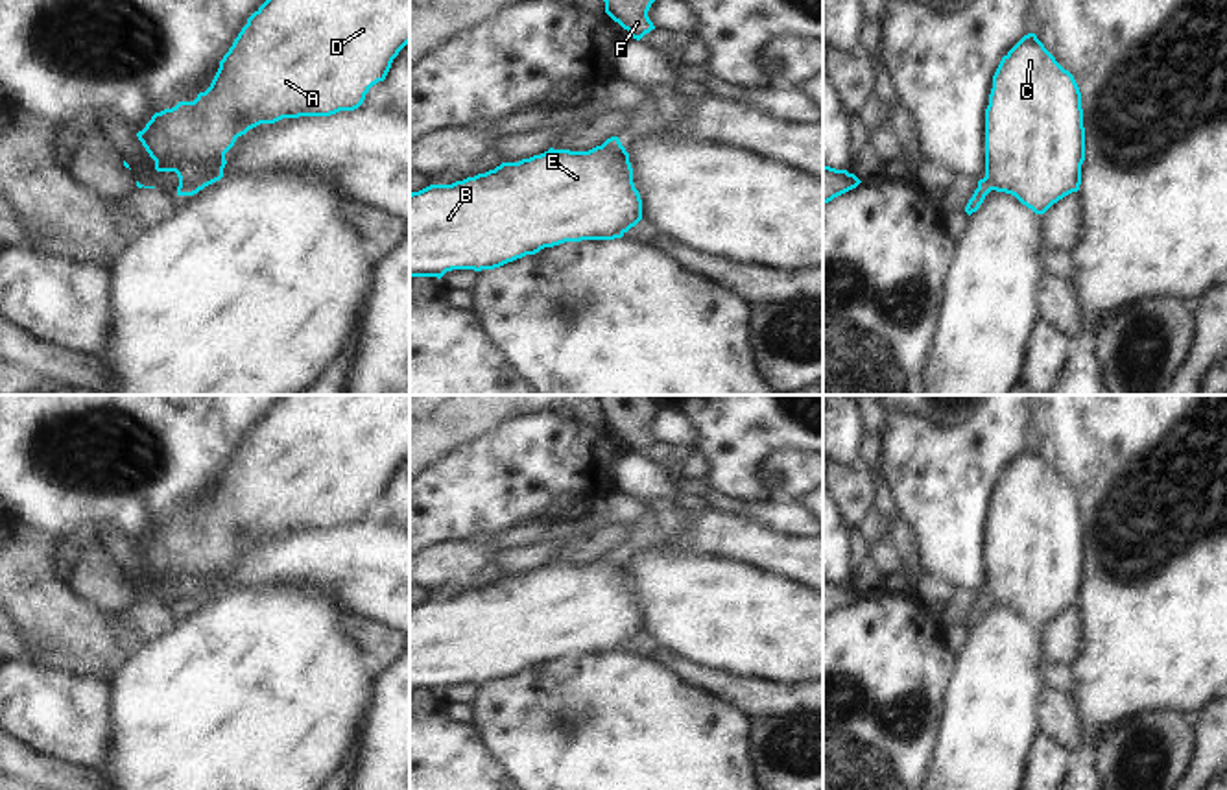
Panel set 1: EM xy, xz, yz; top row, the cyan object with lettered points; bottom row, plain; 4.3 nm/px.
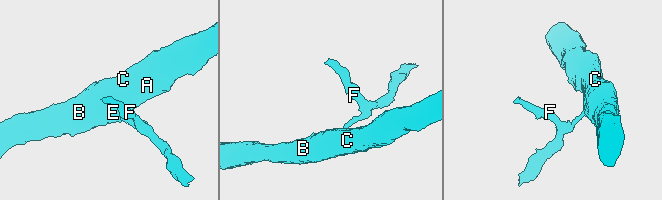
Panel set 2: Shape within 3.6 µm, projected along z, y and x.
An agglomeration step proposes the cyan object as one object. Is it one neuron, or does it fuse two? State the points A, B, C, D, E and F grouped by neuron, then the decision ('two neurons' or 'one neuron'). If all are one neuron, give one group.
A B C D E / F | two neurons

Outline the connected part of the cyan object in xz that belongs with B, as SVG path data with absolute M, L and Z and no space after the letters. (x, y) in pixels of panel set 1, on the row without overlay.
M596 559L589 565L554 563L518 576L502 576L494 583L456 594L430 598L410 607L410 690L441 692L452 683L494 683L544 661L581 653L622 652L642 633L642 613L633 596L629 567Z

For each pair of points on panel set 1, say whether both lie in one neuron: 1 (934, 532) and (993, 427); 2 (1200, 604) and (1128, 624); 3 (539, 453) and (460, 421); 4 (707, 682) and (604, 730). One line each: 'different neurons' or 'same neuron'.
1: same neuron
2: same neuron
3: different neurons
4: different neurons

